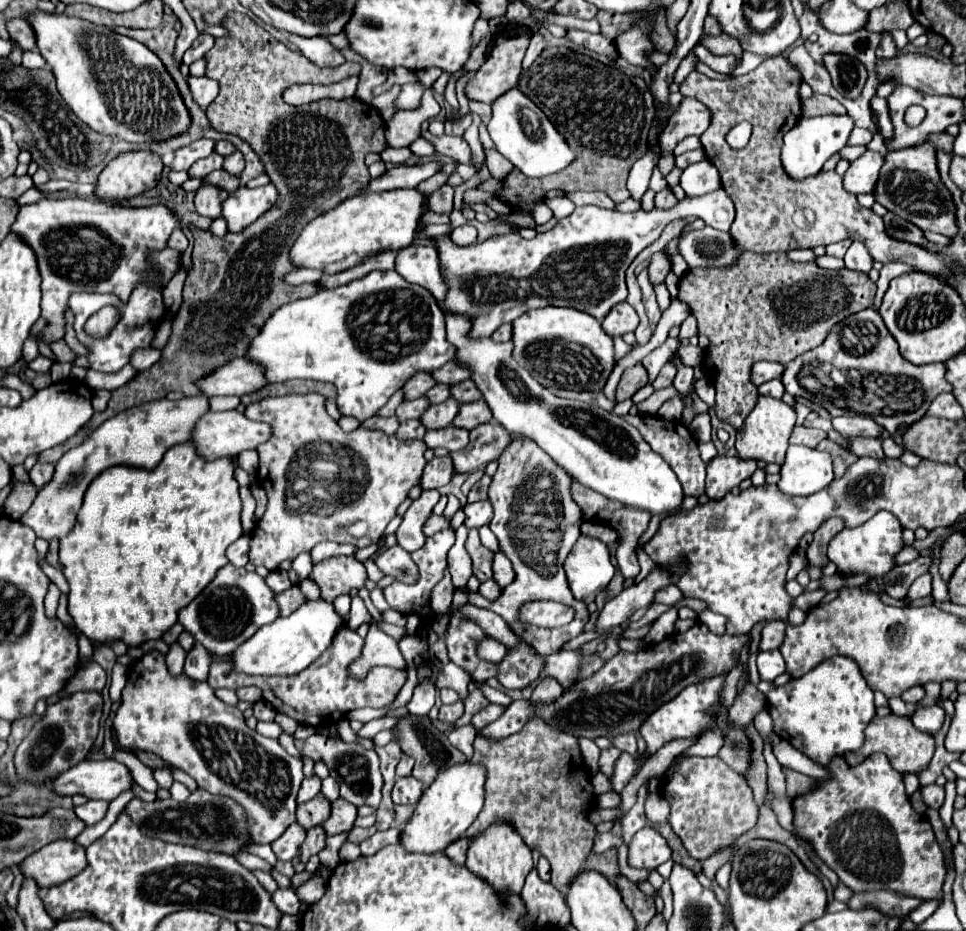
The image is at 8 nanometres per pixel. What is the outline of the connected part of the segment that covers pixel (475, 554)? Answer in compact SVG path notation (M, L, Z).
M469 529L469 537L467 537L467 543L465 543L465 549L473 559L473 575L477 575L479 581L491 579L493 577L493 571L491 571L493 553L487 547L481 545L477 529Z

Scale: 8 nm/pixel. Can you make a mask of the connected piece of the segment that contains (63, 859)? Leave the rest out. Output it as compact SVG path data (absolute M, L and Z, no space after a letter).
M69 839L53 841L19 863L23 879L33 879L39 887L61 885L85 867L85 849Z

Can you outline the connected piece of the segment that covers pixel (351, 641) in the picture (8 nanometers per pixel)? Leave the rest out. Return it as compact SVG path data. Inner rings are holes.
M343 627L333 645L313 663L309 669L293 675L293 677L249 677L247 673L237 673L227 661L215 659L209 671L207 683L213 689L219 687L229 687L229 689L239 689L243 685L255 685L263 691L263 699L273 705L277 713L293 717L301 725L309 727L327 727L343 719L349 711L359 709L359 707L387 707L393 703L397 693L407 681L407 671L405 669L393 669L393 667L373 667L369 669L365 679L355 679L349 675L349 665L361 655L363 649L363 639Z

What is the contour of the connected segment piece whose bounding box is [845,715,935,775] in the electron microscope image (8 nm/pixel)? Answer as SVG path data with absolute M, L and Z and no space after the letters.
M887 715L887 717L875 717L869 727L865 729L865 743L857 753L847 753L845 761L853 767L859 765L863 759L867 759L869 755L873 755L875 751L881 751L889 757L893 769L897 769L899 773L915 773L919 775L921 769L929 767L929 761L933 757L935 751L935 741L929 733L921 733L913 727L911 719L907 717L897 717L897 715Z

